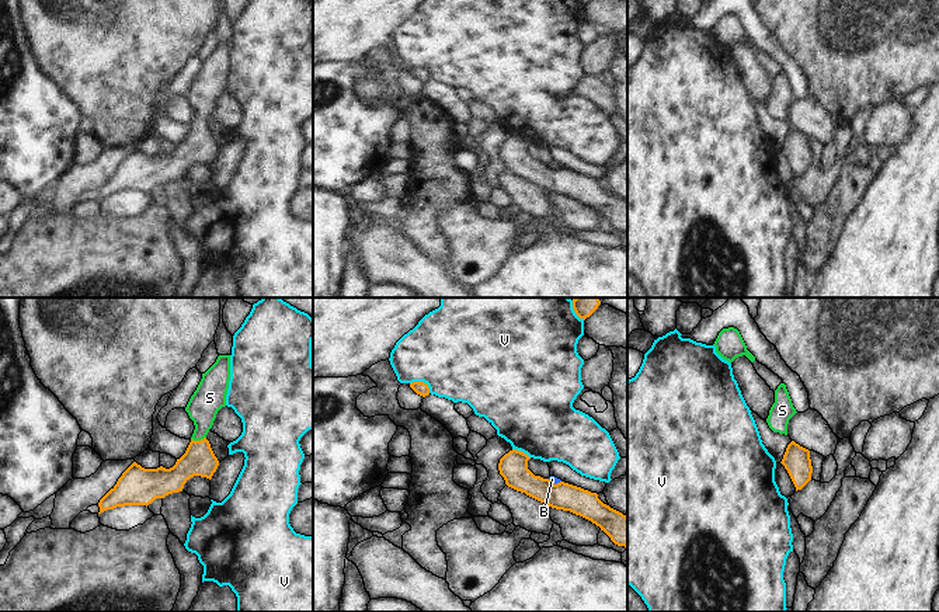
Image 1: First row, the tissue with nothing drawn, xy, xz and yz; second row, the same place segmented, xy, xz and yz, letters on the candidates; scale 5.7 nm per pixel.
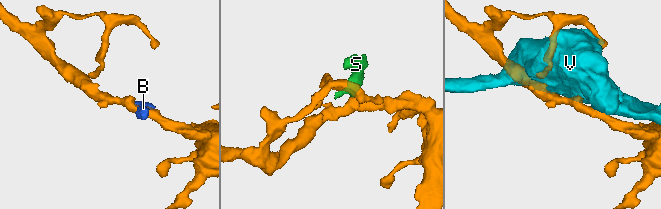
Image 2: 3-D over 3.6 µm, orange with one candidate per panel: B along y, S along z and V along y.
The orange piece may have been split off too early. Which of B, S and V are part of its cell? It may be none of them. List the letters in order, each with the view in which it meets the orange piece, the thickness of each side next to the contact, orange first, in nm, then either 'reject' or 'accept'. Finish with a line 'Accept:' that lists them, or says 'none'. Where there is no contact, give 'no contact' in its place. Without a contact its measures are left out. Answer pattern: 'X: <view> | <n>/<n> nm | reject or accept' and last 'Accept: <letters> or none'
B: xz | 160/40 nm | reject
S: xy | 180/180 nm | accept
V: xz | 80/480 nm | reject
Accept: S

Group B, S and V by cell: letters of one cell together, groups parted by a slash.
B / S / V

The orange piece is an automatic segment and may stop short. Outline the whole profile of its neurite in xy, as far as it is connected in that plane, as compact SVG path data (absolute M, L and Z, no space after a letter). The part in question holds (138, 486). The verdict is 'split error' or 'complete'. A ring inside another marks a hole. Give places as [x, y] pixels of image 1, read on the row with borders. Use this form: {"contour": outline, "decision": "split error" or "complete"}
{"contour": "M219 355L216 362L202 373L185 411L195 430L185 453L170 469L145 469L133 462L116 484L100 500L100 512L125 505L149 505L156 498L182 491L194 476L212 479L219 466L206 435L218 411L226 406L230 380L230 355Z", "decision": "split error"}

